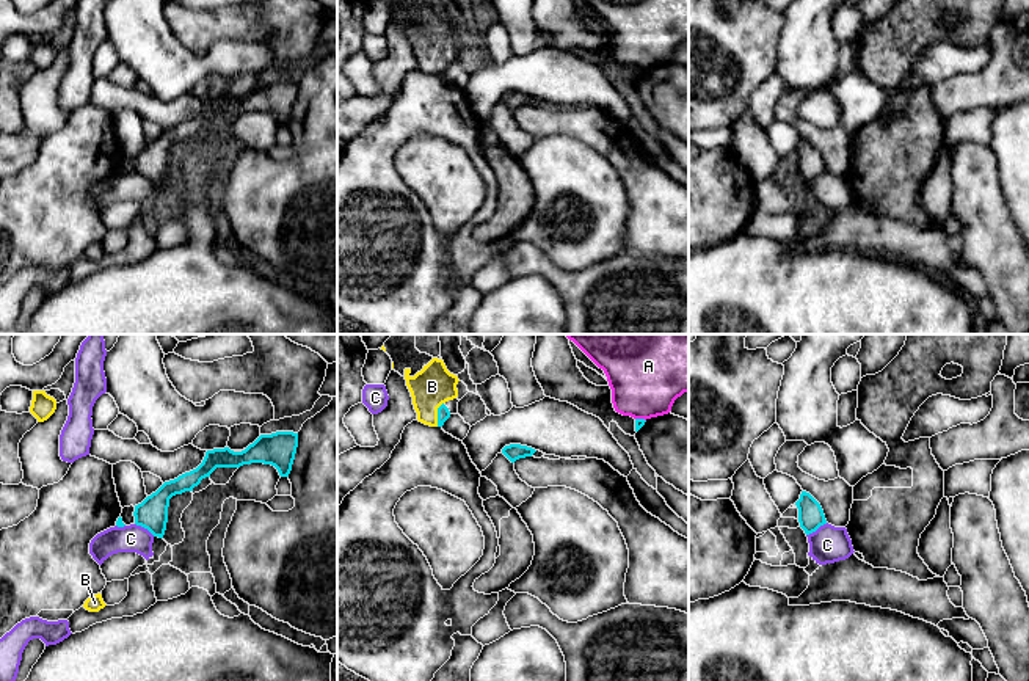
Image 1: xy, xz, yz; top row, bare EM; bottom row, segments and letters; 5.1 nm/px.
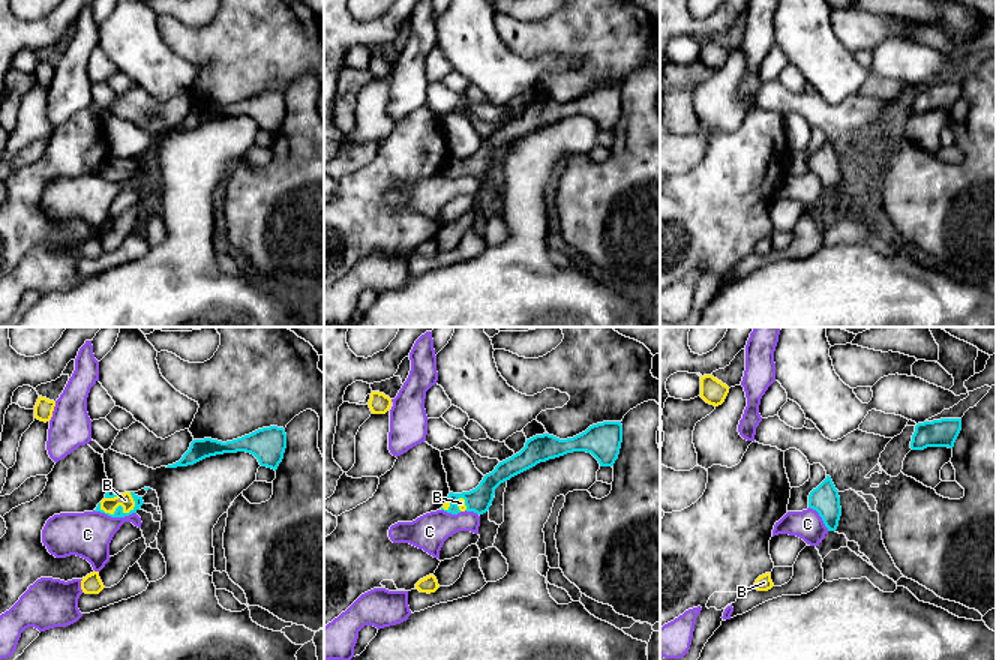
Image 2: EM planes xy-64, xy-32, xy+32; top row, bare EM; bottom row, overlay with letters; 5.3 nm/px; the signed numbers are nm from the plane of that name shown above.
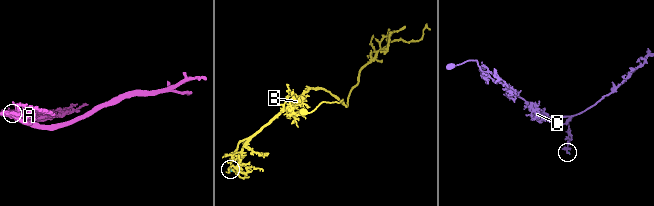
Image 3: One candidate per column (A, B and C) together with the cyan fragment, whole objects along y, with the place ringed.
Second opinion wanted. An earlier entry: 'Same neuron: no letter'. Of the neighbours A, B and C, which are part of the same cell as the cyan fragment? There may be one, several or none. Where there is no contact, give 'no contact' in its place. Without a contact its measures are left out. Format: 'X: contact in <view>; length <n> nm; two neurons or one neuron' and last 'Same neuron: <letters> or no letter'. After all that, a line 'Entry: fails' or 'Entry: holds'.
A: contact in xz; length 60 nm; two neurons
B: contact in xz; length 130 nm; one neuron
C: contact in yz; length 130 nm; two neurons
Same neuron: B
Entry: fails

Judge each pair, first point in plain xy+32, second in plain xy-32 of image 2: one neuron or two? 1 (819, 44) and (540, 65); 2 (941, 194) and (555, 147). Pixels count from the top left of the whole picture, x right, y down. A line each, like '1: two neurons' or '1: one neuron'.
1: one neuron
2: two neurons

